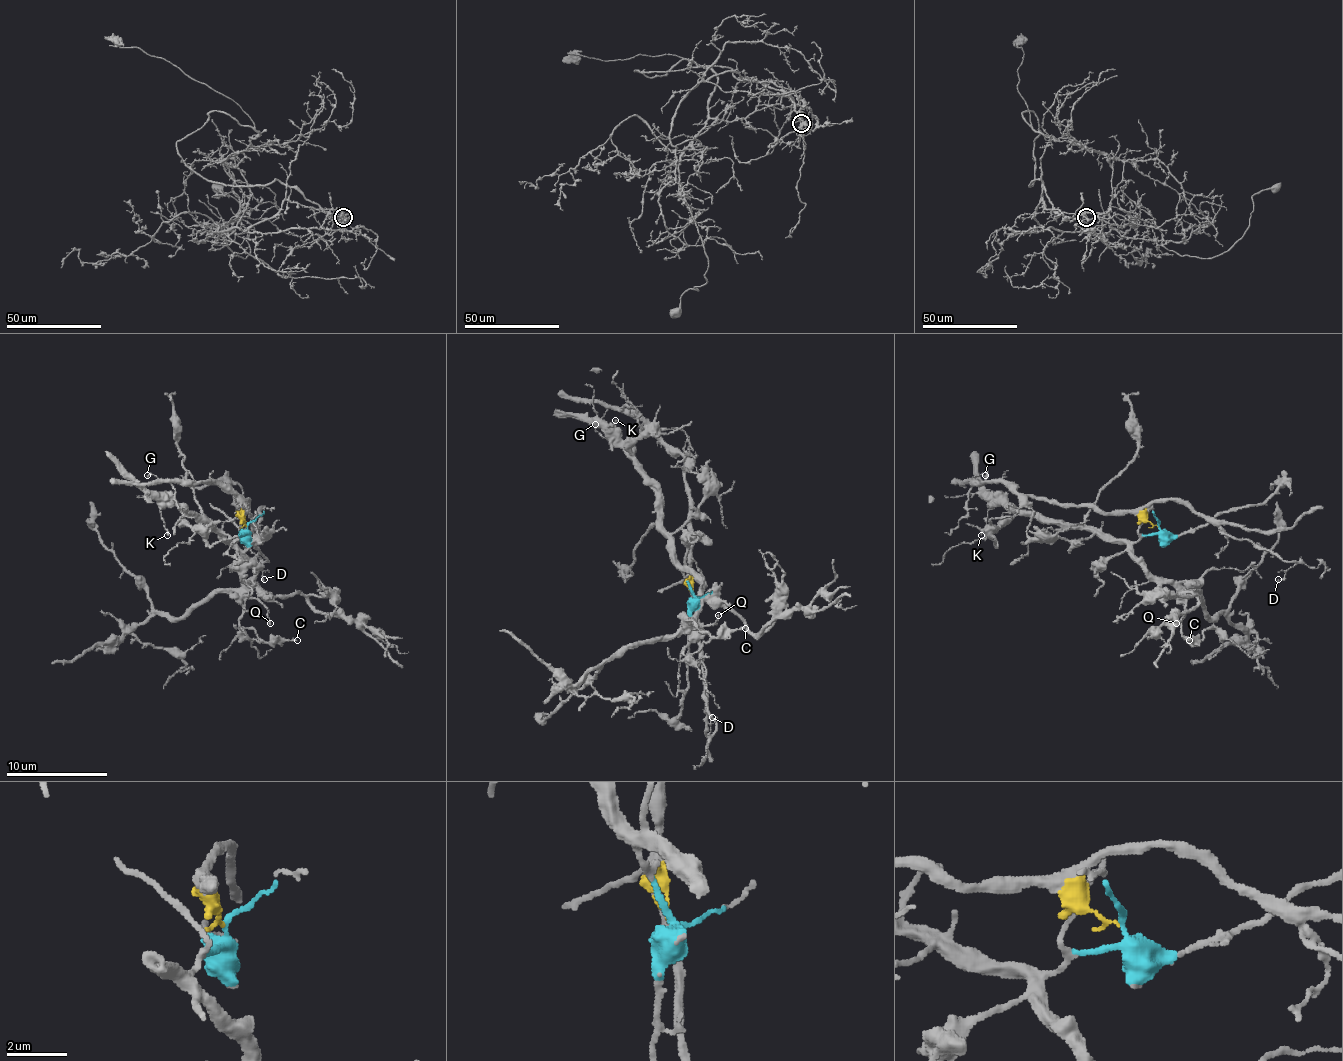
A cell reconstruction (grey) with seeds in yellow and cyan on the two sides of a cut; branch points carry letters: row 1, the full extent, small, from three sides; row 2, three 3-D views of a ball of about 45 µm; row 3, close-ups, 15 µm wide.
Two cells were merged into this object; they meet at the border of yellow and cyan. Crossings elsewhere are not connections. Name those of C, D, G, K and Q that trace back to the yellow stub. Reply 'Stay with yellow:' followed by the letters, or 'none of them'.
Stay with yellow: D, G

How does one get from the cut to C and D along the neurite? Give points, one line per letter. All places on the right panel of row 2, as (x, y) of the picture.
C: (1158, 524), (1155, 532), (1135, 542), (1133, 550), (1181, 600), (1186, 611), (1181, 628), (1196, 643), (1188, 641)
D: (1158, 524), (1148, 519), (1145, 509), (1155, 501), (1181, 499), (1226, 534), (1252, 539), (1292, 562), (1277, 580)

